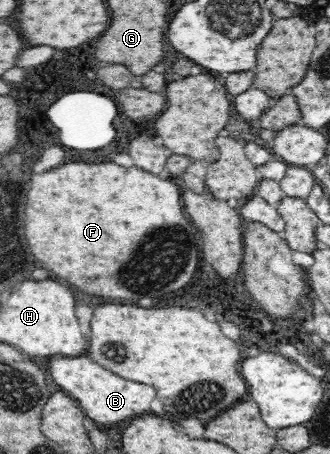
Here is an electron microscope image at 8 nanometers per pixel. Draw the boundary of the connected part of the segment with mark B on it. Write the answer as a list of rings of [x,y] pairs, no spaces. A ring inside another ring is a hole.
[[[86,354],[76,357],[50,357],[46,360],[48,360],[46,364],[48,364],[50,380],[55,388],[76,399],[85,414],[97,423],[125,425],[132,418],[144,412],[151,412],[150,404],[156,398],[156,390],[152,386],[126,380],[104,368]]]

